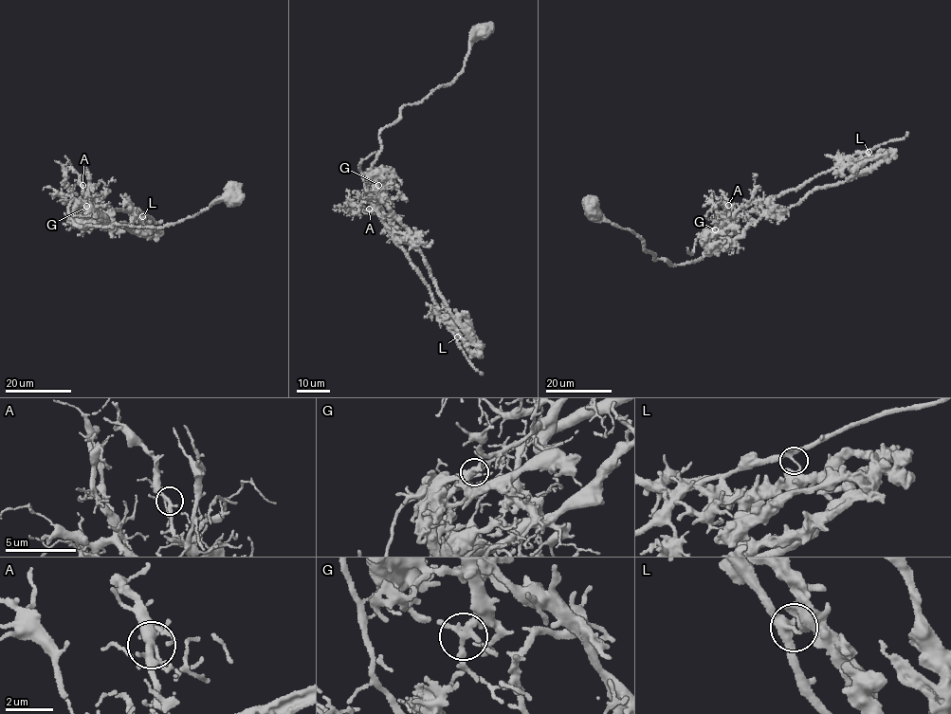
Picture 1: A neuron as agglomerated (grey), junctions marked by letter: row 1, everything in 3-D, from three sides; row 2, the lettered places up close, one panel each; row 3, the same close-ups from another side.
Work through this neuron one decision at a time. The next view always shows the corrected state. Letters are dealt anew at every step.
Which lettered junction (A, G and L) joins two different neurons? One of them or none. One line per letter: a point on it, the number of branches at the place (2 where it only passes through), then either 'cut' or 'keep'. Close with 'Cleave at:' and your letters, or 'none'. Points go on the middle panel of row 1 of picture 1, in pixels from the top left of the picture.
A: place (369, 209); branches 3; keep
G: place (378, 185); branches 3; keep
L: place (457, 337); branches 3; cut
Cleave at: L

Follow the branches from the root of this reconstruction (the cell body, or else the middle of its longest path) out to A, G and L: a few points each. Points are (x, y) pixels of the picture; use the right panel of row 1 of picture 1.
A: (594, 212), (637, 233), (654, 259), (681, 265), (719, 245), (730, 219), (728, 205)
G: (594, 212), (601, 220), (637, 233), (653, 259), (671, 265), (703, 256), (707, 247), (705, 237), (715, 229)
L: (594, 212), (637, 233), (654, 259), (681, 265), (719, 245), (727, 223), (846, 157), (868, 153)

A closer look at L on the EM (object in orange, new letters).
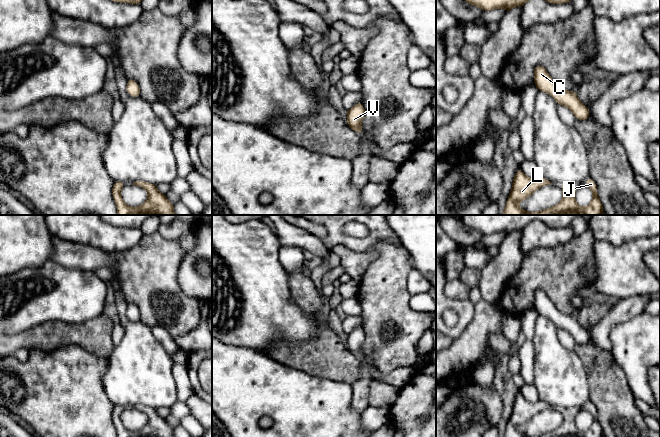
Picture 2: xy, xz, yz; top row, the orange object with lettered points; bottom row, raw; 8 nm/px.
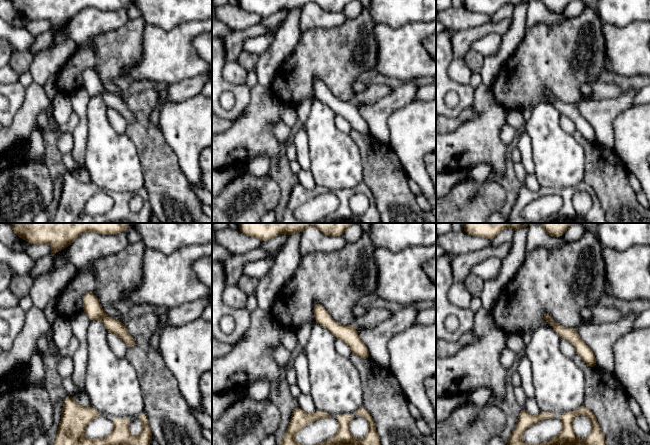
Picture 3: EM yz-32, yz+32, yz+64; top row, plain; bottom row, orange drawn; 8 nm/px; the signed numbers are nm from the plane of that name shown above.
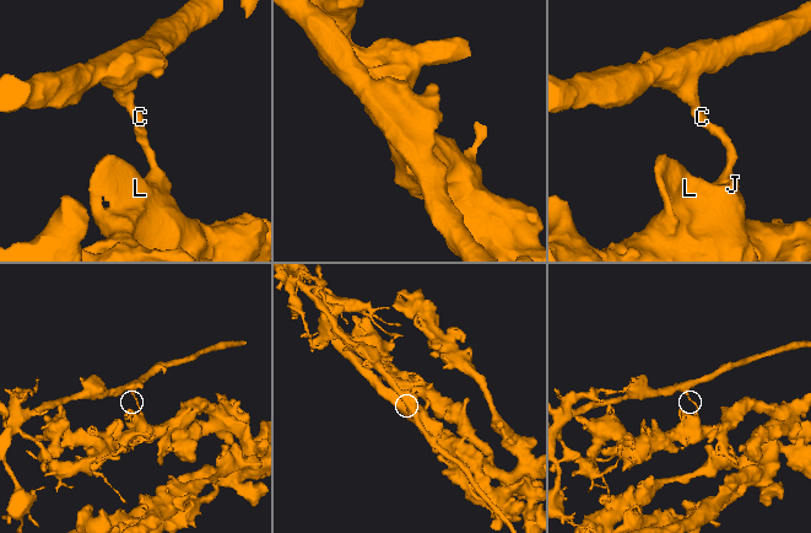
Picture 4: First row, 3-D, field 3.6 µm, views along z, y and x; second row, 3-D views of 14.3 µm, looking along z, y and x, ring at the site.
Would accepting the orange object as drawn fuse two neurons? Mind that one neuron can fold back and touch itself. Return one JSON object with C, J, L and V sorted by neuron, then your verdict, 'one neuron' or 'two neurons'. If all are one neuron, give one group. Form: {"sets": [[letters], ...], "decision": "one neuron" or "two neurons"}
{"sets": [["C"], ["J", "L", "V"]], "decision": "two neurons"}

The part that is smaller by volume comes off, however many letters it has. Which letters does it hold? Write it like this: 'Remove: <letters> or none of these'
Remove: C

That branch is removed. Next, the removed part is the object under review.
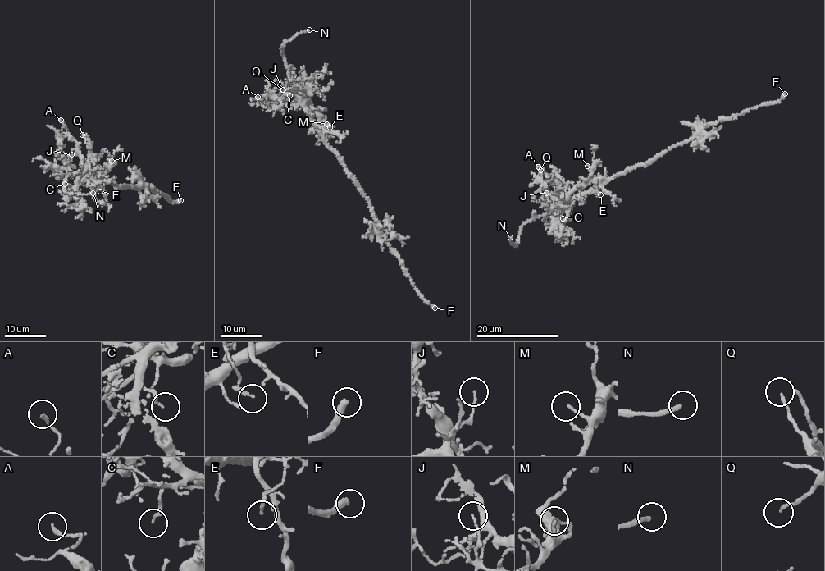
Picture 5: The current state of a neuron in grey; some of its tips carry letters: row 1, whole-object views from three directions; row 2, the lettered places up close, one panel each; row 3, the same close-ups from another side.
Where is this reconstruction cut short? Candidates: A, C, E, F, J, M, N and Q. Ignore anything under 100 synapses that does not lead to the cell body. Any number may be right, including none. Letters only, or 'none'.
F, N

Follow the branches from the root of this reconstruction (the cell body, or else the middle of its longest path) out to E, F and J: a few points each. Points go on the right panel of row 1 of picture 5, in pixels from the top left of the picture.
E: (631, 167), (607, 180), (597, 181), (594, 185), (600, 194)
F: (631, 167), (652, 162), (675, 146), (690, 140), (710, 125), (731, 119), (762, 105), (778, 102), (785, 93)
J: (631, 167), (558, 207), (548, 203), (546, 193)

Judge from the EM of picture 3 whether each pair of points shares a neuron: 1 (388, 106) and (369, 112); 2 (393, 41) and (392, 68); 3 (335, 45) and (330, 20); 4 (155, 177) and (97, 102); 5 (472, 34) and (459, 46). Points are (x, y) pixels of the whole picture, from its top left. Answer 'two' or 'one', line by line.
1: one
2: one
3: two
4: two
5: one

